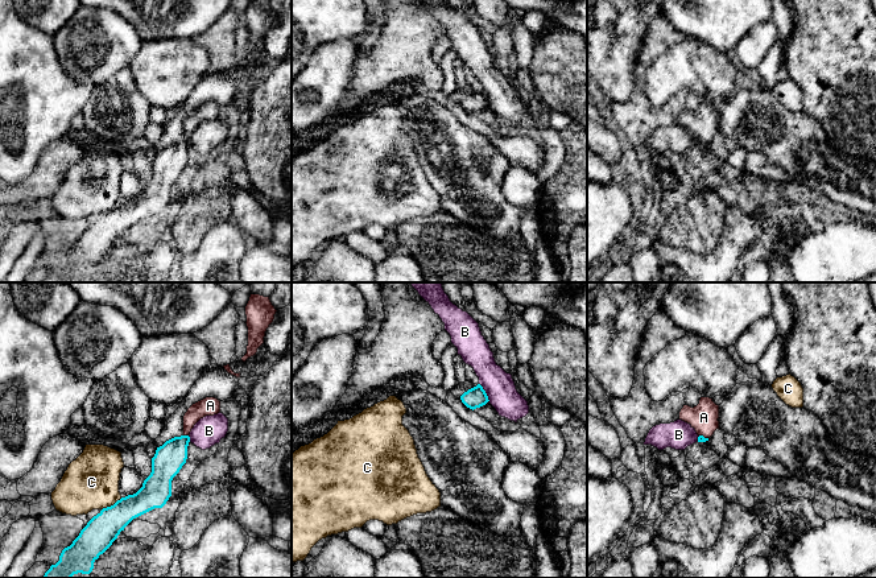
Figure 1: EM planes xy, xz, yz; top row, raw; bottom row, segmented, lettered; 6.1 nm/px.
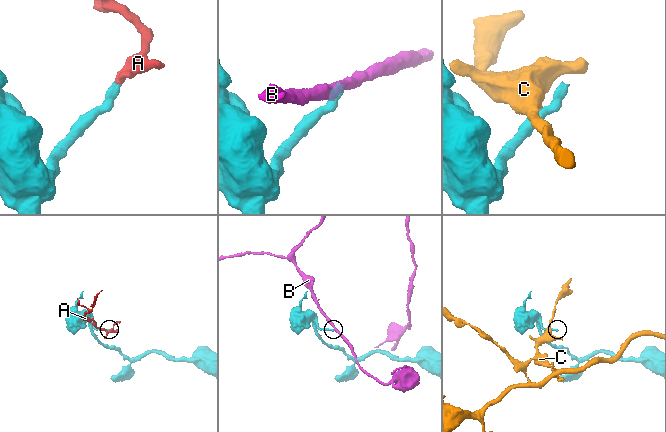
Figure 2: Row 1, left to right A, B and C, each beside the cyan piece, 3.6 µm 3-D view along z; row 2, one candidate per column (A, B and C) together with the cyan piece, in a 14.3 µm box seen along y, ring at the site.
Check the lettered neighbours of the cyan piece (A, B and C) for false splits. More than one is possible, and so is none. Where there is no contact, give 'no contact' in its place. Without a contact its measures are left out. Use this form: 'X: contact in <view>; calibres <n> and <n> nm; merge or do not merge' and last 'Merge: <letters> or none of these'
A: contact in xy; calibres 190 and 110 nm; merge
B: contact in xz; calibres 130 and 190 nm; do not merge
C: contact in xy; calibres 200 and 340 nm; do not merge
Merge: A

